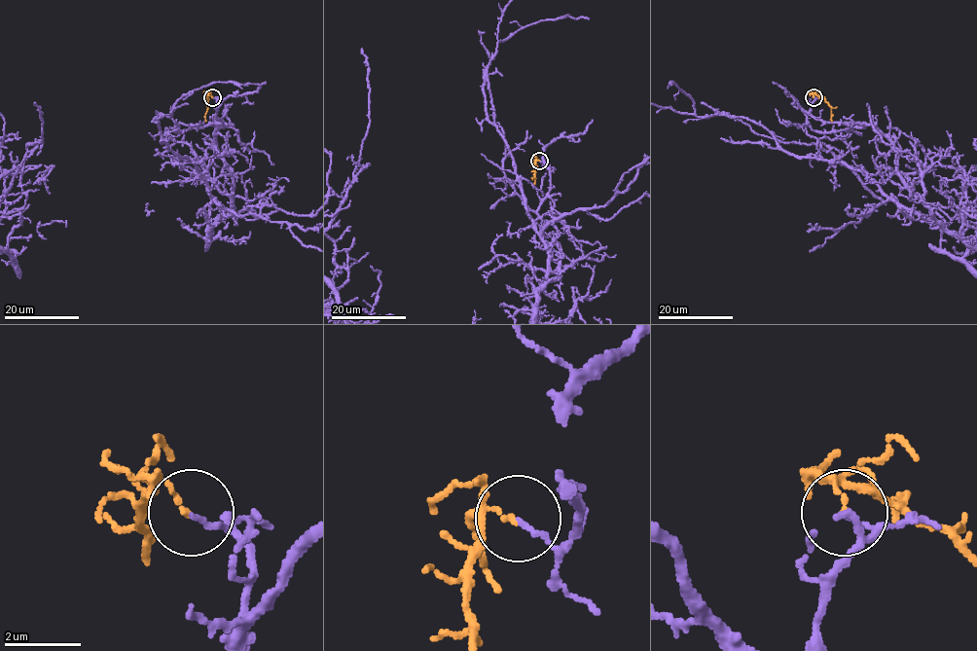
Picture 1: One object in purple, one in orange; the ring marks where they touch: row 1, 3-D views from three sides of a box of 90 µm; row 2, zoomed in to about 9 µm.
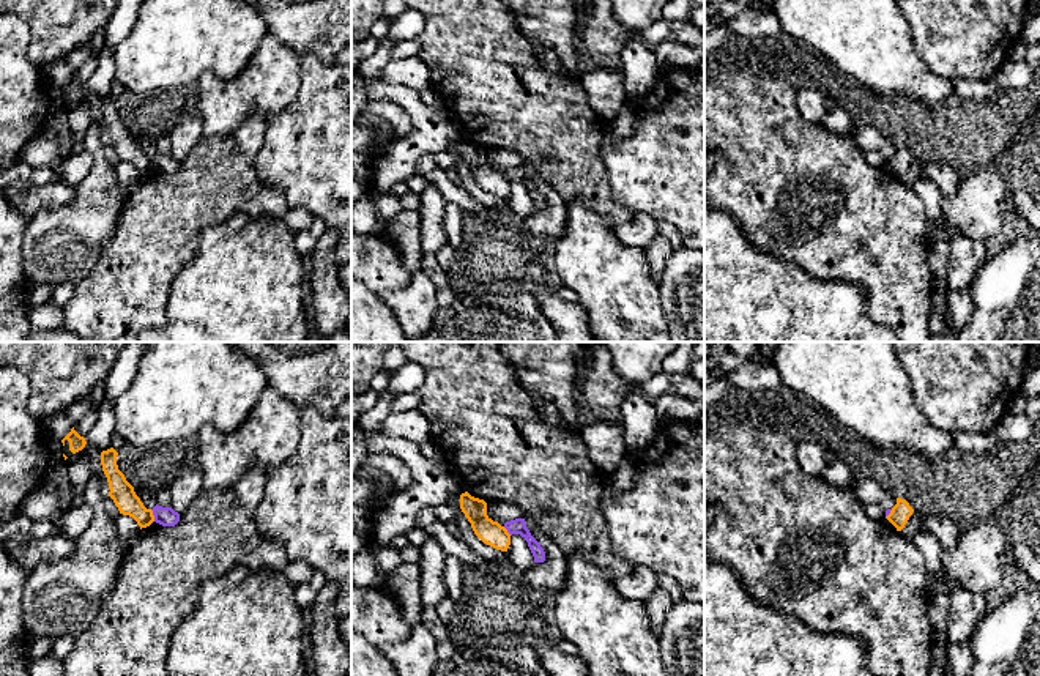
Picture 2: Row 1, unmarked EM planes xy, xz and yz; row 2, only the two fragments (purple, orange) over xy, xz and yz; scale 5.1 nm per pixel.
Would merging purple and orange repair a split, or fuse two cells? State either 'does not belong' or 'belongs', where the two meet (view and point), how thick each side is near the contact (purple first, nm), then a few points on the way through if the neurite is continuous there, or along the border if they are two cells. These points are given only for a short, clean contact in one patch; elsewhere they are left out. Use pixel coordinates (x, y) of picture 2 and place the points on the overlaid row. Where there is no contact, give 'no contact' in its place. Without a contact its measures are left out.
does not belong; meets purple in xy at (153, 514); 100 nm thick on the purple side, 120 nm on the other; border along xy (150, 509), (155, 520)

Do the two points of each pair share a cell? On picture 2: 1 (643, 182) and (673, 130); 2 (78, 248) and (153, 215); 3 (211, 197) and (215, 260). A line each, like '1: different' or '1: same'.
1: same
2: different
3: different

